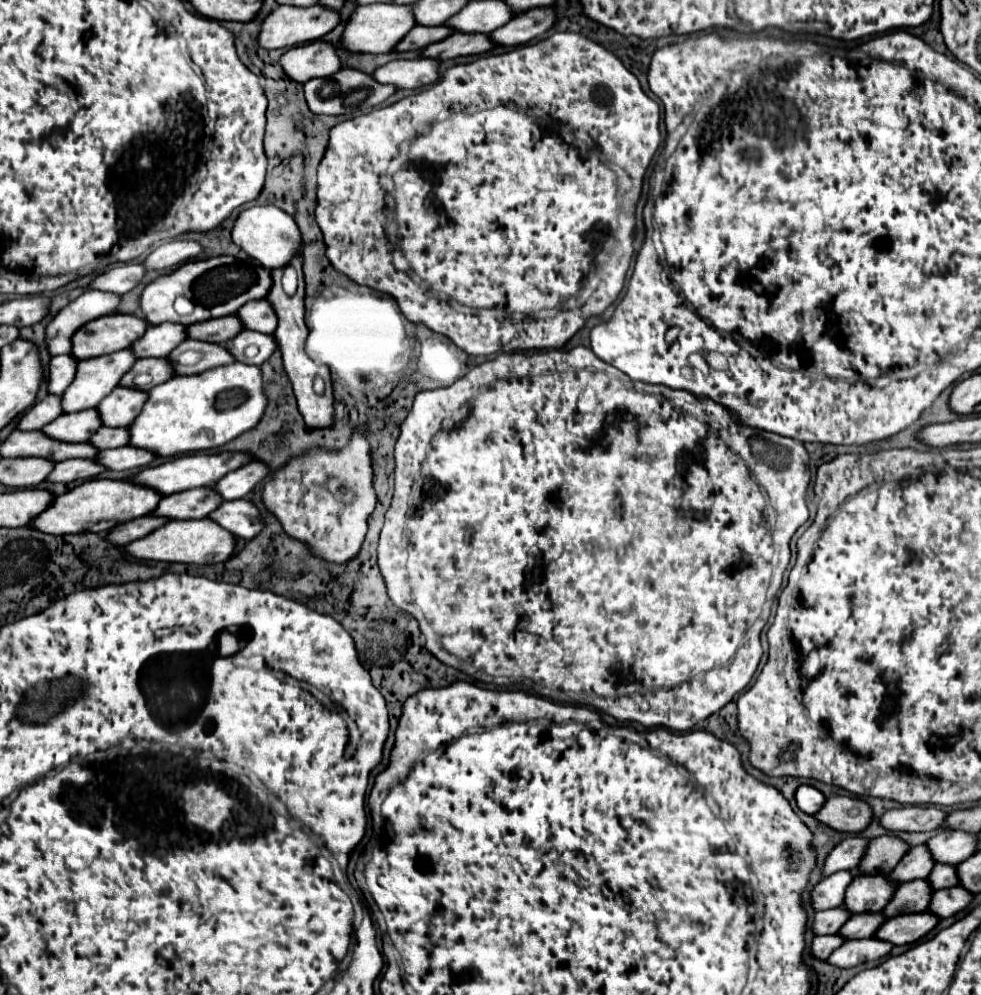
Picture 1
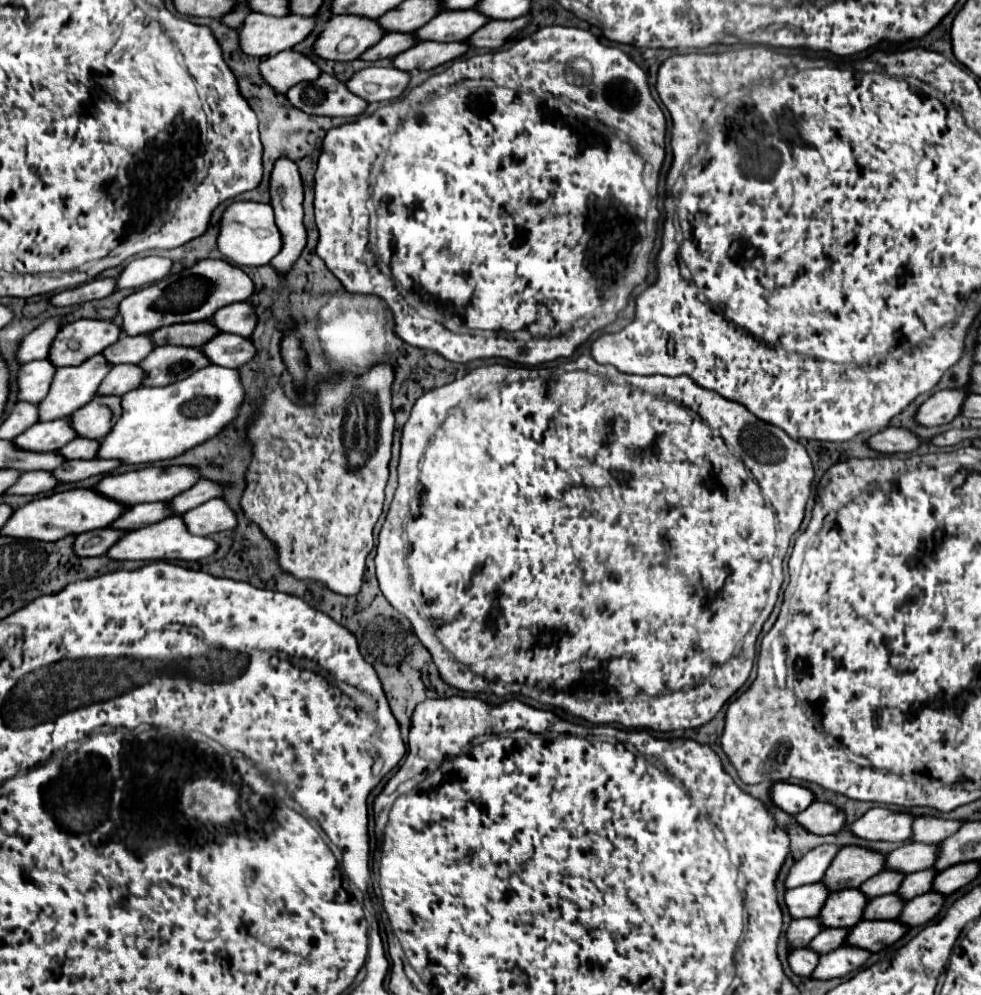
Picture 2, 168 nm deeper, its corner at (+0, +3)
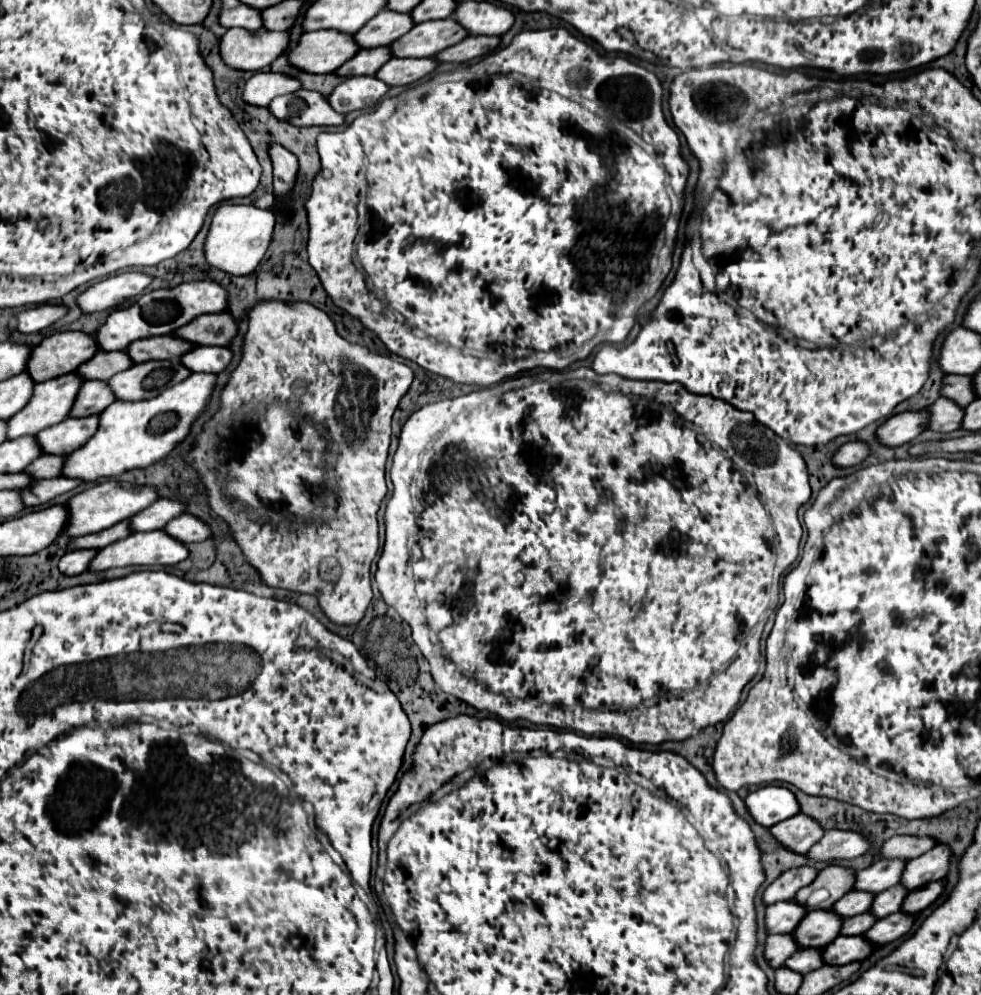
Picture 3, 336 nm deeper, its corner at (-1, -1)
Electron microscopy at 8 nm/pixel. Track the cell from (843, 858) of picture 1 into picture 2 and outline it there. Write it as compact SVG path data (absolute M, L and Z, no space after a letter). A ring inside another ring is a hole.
M821 845L821 847L813 849L813 851L809 851L807 855L803 855L789 869L789 873L785 877L785 889L821 881L821 877L825 875L825 871L827 871L827 867L833 861L837 851L839 851L837 845Z

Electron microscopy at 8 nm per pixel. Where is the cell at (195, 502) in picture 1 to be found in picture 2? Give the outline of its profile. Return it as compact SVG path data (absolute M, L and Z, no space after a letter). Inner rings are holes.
M141 503L141 505L135 505L133 509L129 509L129 513L121 515L117 521L113 521L111 527L135 531L135 529L147 527L151 523L157 523L165 517L171 517L171 511L165 503Z

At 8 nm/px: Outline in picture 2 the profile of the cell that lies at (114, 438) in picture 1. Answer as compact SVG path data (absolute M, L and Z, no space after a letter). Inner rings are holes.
M77 437L77 441L69 441L69 445L61 447L59 451L61 457L65 457L65 461L73 461L73 459L93 459L97 457L97 449L99 449L99 441Z

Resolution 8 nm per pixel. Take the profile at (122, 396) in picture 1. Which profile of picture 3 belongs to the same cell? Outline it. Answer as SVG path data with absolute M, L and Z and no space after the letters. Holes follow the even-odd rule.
M98 413L88 417L68 417L66 421L44 429L36 437L38 441L42 441L42 445L46 445L46 453L68 455L84 447L98 431L98 417Z

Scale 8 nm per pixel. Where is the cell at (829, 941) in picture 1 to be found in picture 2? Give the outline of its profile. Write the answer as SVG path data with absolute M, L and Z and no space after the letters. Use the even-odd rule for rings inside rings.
M795 949L789 953L787 957L789 961L789 967L795 975L801 975L801 977L809 977L813 973L813 969L817 967L817 961L819 961L819 955L815 953L809 953L809 949Z

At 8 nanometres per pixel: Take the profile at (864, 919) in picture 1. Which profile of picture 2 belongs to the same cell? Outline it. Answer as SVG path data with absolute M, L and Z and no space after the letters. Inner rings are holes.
M823 929L809 945L811 951L815 951L817 955L825 955L837 947L841 947L845 943L849 929Z

